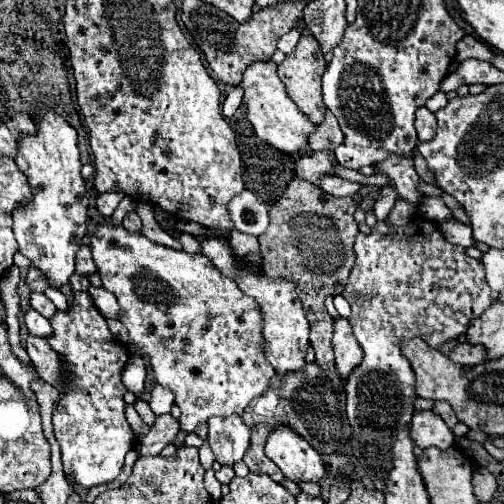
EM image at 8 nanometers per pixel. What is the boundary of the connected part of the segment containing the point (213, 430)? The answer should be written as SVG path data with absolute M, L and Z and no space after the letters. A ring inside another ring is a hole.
M211 417L207 421L207 441L221 465L235 465L241 461L249 445L249 429L241 417Z

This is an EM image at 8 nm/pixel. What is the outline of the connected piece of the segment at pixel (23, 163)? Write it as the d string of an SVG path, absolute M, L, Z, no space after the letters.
M41 109L33 115L33 121L37 125L35 135L19 135L17 139L17 155L15 163L17 167L27 175L29 187L31 187L31 201L25 201L23 205L17 205L13 209L13 231L19 243L19 253L23 253L33 267L37 267L49 281L51 287L69 285L69 277L75 273L75 257L81 247L81 239L87 233L87 189L85 181L81 177L81 159L79 159L79 147L77 147L77 131L71 127L63 115L59 115L53 109Z

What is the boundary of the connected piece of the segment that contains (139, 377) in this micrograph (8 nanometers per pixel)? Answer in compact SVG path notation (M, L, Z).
M131 357L123 369L123 385L139 395L143 391L145 383L145 363L141 357Z

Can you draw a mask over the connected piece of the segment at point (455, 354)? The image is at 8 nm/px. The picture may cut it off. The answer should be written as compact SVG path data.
M459 343L451 351L451 361L459 365L479 365L487 359L487 349L483 345L471 345L471 343Z

